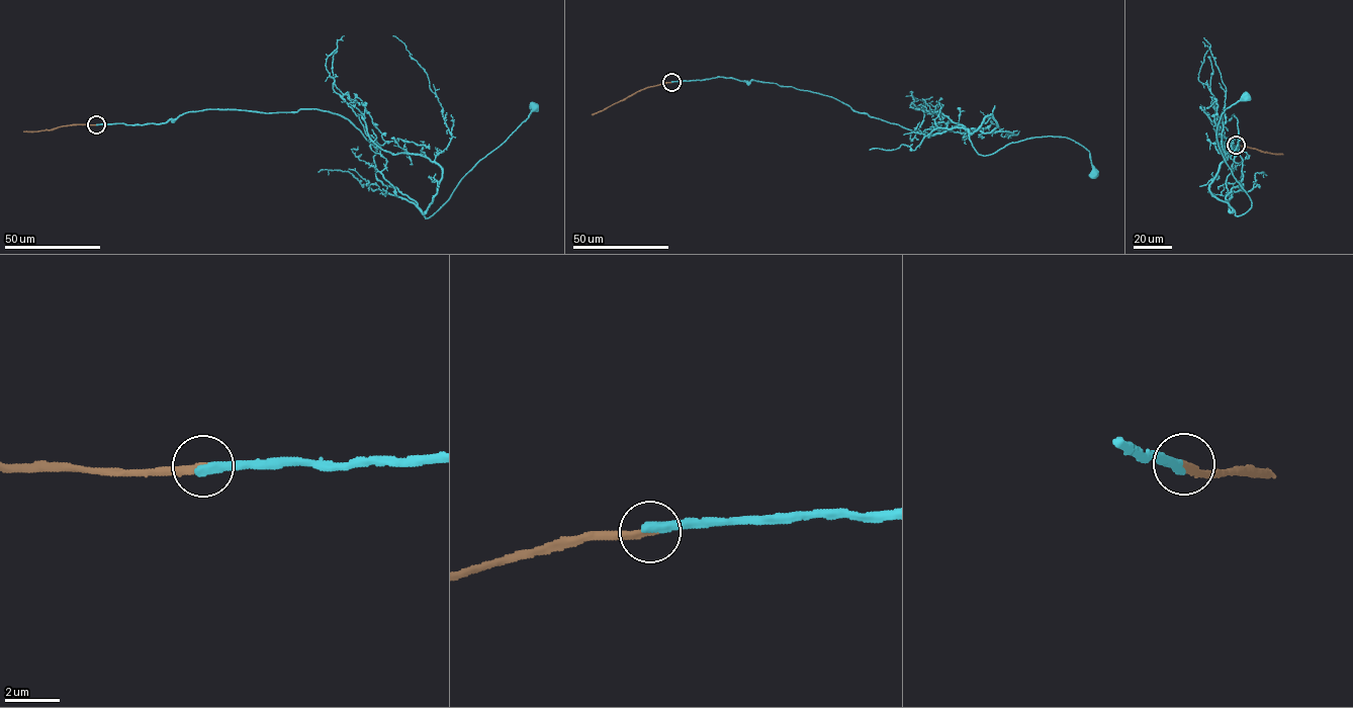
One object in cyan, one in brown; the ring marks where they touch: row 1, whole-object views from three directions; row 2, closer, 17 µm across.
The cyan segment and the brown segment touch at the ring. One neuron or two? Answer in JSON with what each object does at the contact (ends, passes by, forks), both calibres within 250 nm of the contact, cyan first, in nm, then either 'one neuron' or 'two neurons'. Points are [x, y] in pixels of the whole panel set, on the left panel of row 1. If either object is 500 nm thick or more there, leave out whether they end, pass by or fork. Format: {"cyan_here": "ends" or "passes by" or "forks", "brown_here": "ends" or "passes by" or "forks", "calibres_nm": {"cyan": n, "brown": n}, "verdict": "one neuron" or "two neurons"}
{"cyan_here": "ends", "brown_here": "ends", "calibres_nm": {"cyan": 380, "brown": 320}, "verdict": "one neuron"}

